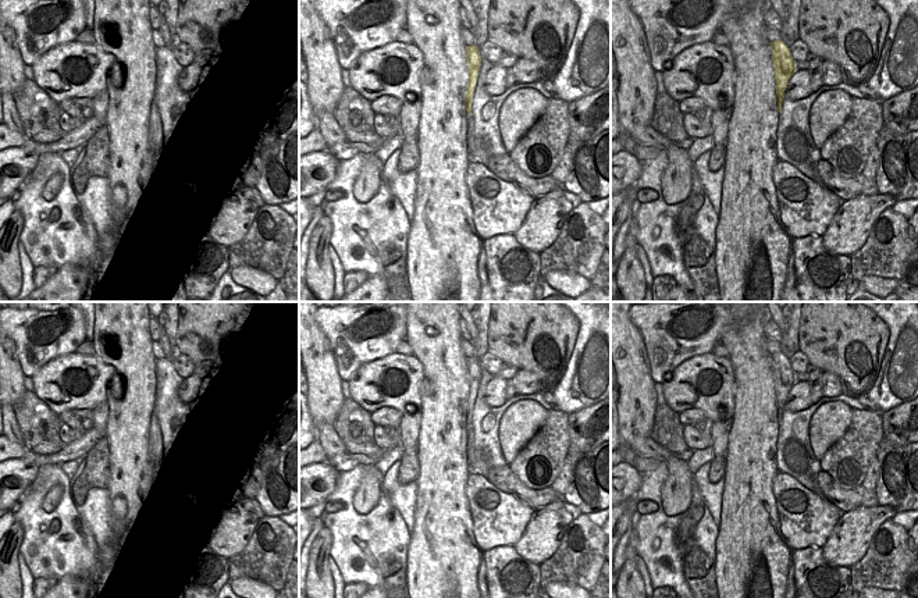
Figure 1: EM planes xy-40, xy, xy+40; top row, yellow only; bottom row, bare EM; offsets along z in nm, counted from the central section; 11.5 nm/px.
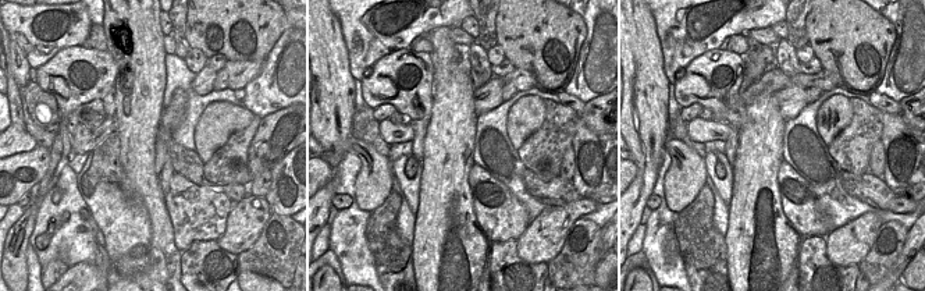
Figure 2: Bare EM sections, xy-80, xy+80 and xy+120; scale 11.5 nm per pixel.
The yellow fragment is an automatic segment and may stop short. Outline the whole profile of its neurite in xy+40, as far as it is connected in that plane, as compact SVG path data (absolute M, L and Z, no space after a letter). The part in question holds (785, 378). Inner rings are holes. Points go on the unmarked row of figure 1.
M782 350L771 353L771 359L778 405L778 423L780 426L787 394L796 384L796 374L793 373L789 357Z

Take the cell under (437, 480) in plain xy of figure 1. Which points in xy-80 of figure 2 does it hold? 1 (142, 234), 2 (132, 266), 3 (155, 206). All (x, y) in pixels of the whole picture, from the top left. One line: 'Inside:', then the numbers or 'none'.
Inside: 3

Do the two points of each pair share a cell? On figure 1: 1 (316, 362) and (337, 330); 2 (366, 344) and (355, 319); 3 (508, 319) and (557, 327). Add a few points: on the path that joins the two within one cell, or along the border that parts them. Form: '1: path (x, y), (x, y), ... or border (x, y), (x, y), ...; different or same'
1: border (313, 316), (328, 341), (338, 373); different
2: path (358, 341), (351, 335), (351, 327); same
3: path (520, 319), (532, 316), (544, 327); same

